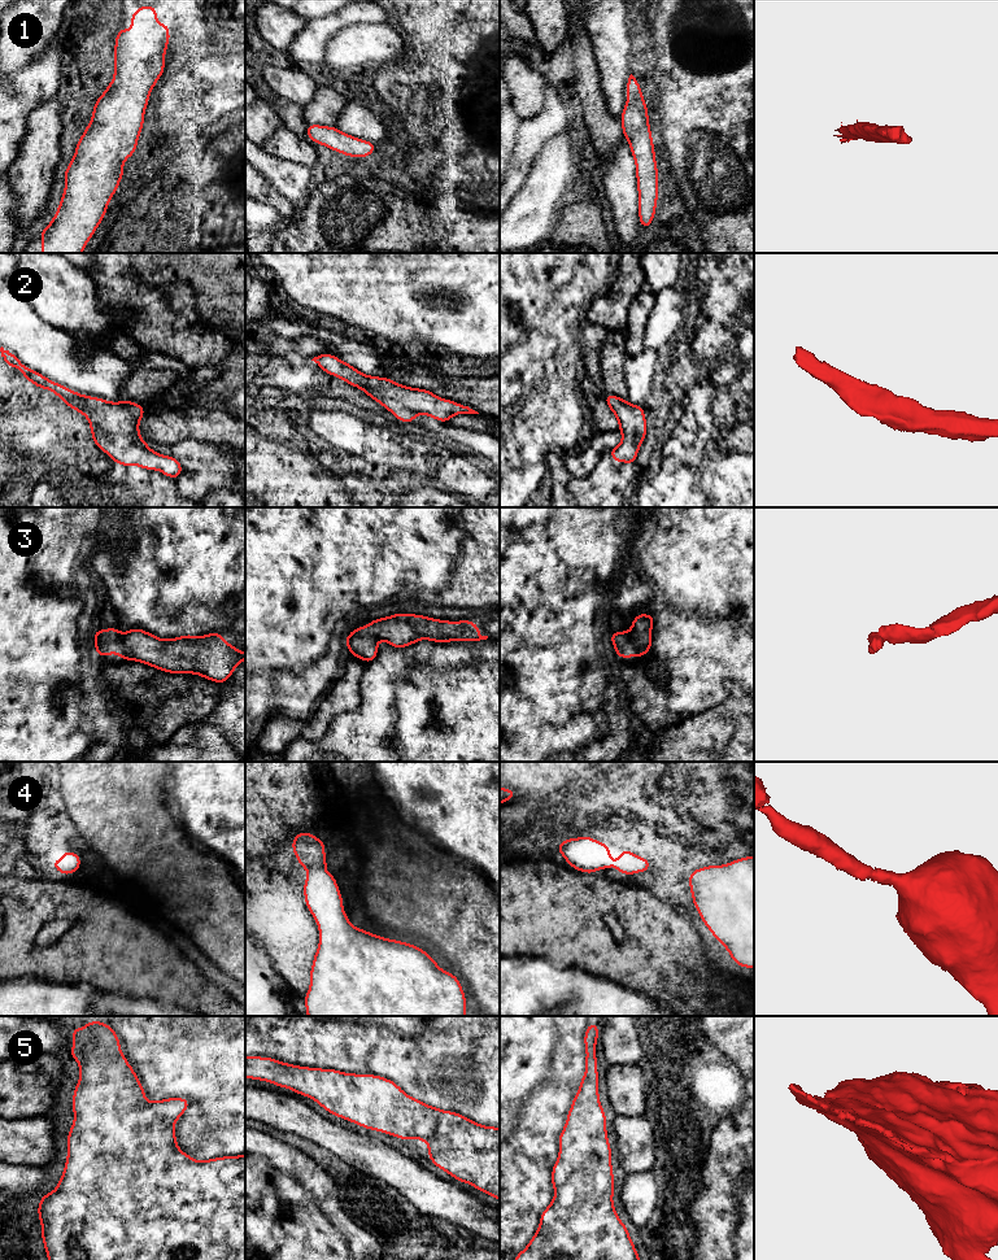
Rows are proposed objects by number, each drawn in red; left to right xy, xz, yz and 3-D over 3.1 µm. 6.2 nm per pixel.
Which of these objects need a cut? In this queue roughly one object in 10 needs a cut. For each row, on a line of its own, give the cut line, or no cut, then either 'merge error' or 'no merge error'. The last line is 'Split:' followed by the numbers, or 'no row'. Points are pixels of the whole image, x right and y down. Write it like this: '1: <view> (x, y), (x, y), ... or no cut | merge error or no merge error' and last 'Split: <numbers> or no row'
1: no cut | no merge error
2: no cut | no merge error
3: no cut | no merge error
4: no cut | no merge error
5: no cut | no merge error
Split: no row

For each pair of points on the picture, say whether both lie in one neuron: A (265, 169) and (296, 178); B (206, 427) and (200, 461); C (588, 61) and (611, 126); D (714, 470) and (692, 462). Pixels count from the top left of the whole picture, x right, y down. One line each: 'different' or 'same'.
A: same
B: different
C: same
D: different

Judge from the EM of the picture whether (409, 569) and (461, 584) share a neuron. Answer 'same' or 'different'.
same

